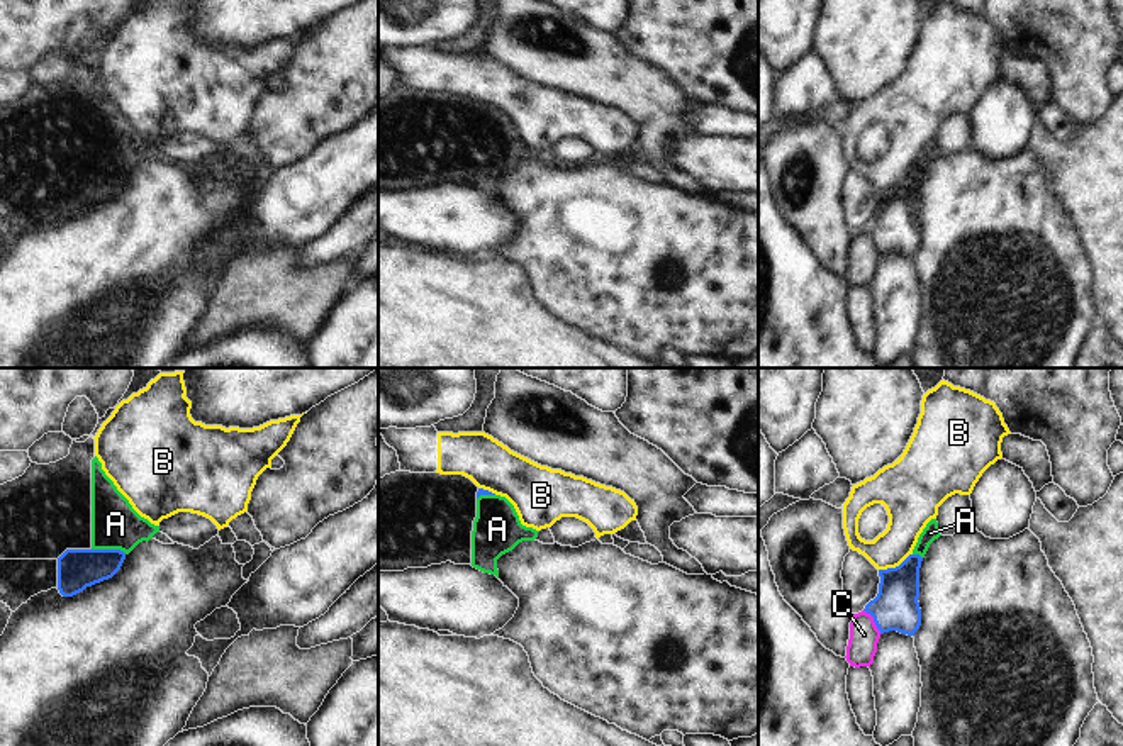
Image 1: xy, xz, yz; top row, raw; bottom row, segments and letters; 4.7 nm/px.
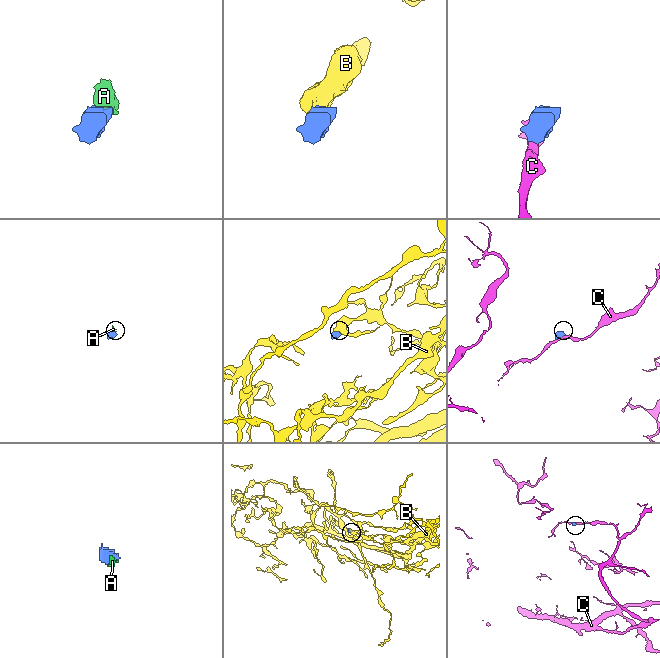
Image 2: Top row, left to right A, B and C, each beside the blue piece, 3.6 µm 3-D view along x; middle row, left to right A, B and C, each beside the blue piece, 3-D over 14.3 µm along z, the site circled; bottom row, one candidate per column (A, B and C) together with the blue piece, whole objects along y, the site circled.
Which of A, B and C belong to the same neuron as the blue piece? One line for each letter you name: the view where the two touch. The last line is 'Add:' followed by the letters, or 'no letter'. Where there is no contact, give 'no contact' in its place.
Add: no letter

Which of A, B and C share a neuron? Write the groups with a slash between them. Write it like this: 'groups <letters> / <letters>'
groups A B / C

